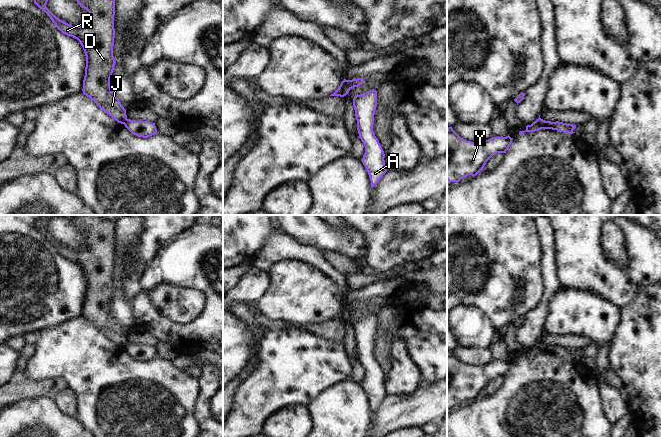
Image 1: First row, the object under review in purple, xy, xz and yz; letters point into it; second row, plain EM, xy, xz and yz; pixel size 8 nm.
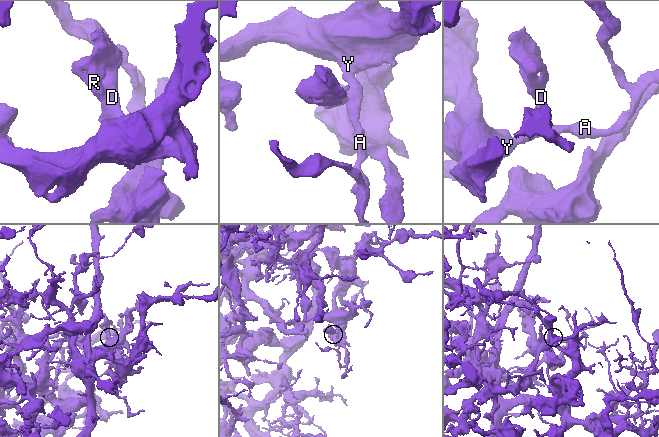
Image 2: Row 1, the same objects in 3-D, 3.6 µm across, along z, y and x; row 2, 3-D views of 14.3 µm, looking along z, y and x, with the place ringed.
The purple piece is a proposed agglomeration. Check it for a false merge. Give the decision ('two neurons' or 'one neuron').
two neurons

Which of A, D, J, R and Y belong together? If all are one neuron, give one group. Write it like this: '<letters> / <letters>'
A Y / D J R

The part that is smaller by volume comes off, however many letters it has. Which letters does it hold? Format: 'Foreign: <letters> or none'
Foreign: D, J, R

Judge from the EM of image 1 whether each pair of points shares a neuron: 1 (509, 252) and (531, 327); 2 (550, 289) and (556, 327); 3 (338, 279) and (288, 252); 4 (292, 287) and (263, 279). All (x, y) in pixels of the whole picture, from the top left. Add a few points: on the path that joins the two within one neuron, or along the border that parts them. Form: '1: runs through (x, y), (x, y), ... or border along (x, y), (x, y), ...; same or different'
1: border along (541, 294), (542, 298), (539, 303), (524, 316); different
2: border along (559, 286), (548, 302), (548, 312), (545, 319); different
3: runs through (326, 269), (309, 254), (300, 252); same
4: border along (268, 270), (270, 285), (256, 300); different

